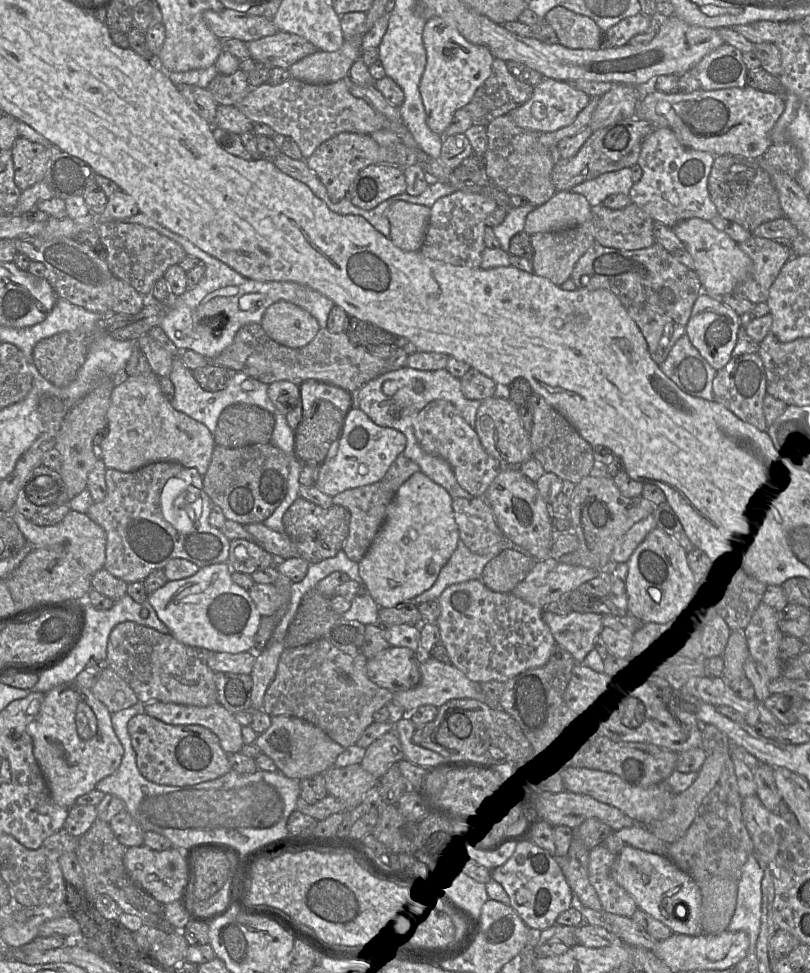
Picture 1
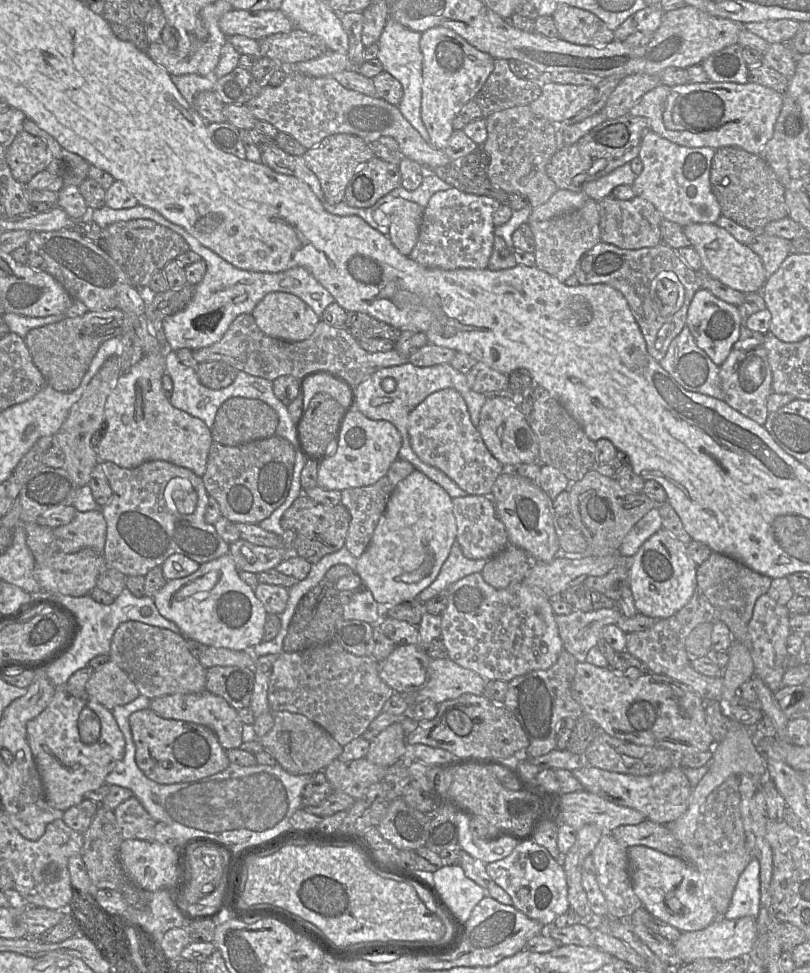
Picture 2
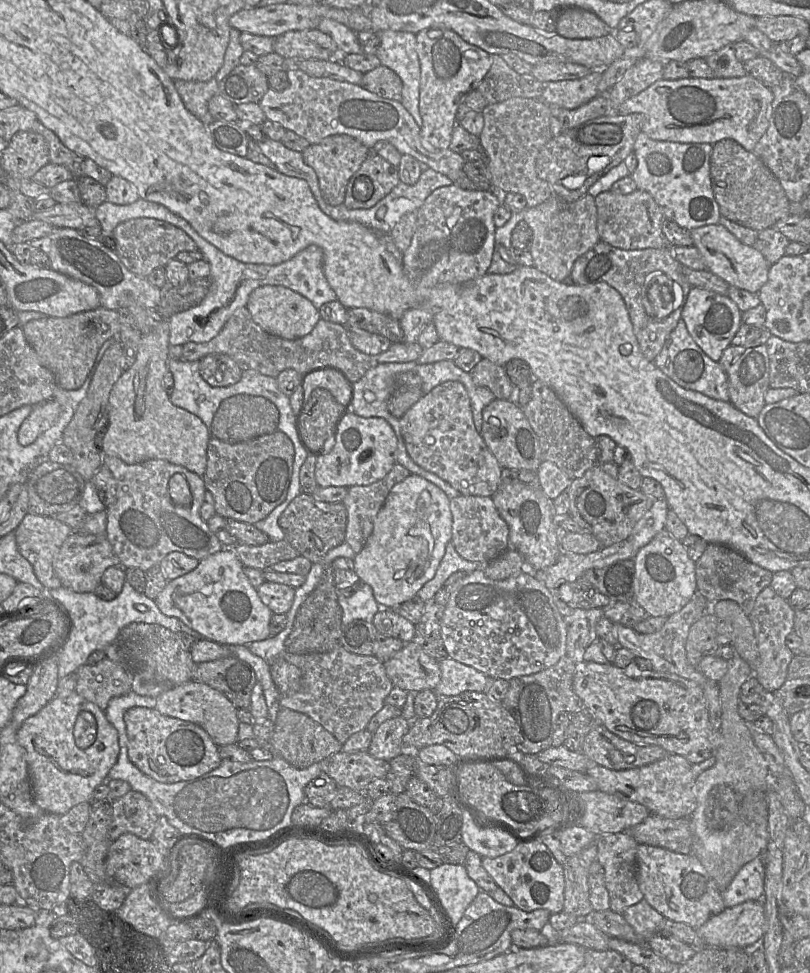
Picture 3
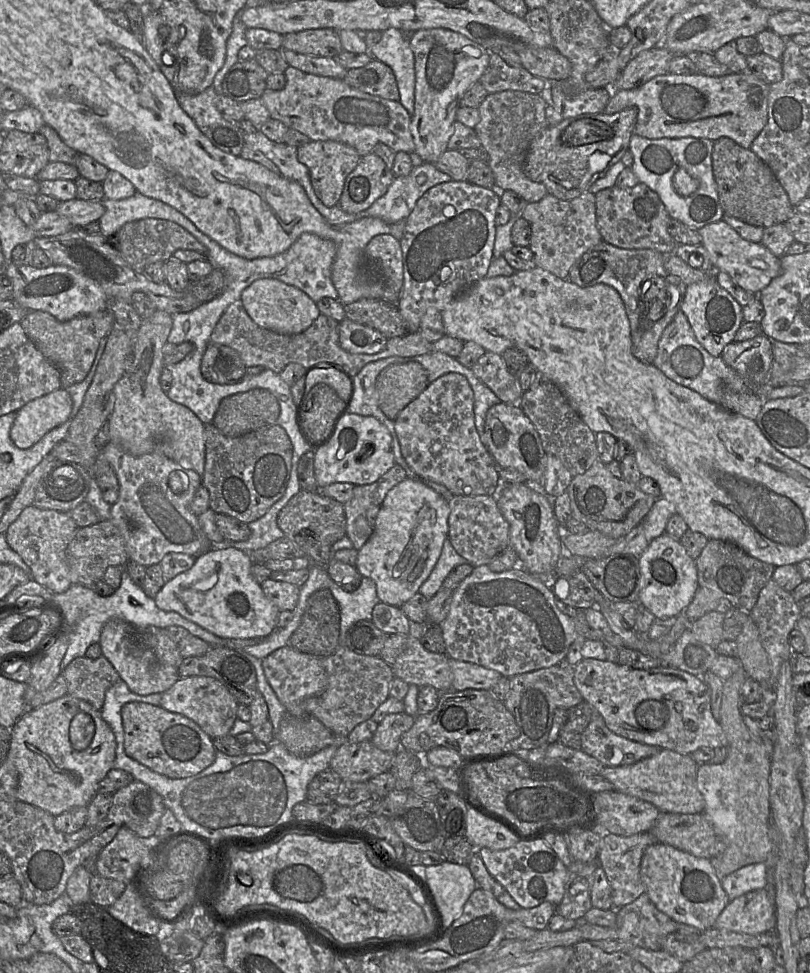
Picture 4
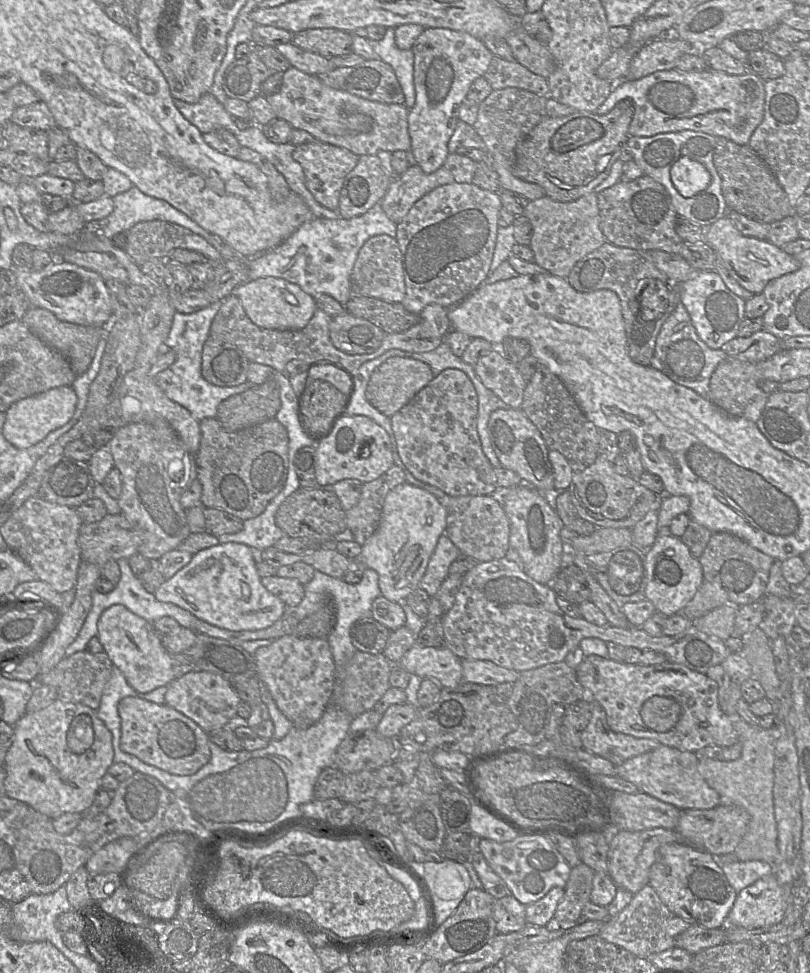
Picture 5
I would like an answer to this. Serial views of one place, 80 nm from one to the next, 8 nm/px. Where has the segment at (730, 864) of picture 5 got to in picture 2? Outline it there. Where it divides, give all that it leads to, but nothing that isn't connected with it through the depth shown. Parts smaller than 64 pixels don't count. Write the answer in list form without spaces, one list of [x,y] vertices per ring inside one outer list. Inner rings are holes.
[[[753,857],[737,881],[730,906],[725,914],[728,920],[745,916],[757,918],[760,910],[760,863]]]

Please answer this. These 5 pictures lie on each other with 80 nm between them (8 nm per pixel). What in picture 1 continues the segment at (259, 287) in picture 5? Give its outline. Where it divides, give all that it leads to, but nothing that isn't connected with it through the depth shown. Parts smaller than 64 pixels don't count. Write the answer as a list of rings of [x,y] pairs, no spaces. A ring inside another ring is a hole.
[[[283,300],[266,309],[260,325],[271,339],[290,348],[307,345],[320,329],[316,318],[309,312]]]

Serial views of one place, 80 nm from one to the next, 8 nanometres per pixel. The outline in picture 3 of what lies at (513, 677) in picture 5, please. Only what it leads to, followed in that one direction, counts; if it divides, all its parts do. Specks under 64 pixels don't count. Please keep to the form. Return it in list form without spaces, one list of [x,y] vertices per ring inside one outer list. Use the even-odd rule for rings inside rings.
[[[449,657],[439,661],[440,681],[433,690],[438,697],[455,696],[465,691],[485,692],[491,679],[475,668]]]

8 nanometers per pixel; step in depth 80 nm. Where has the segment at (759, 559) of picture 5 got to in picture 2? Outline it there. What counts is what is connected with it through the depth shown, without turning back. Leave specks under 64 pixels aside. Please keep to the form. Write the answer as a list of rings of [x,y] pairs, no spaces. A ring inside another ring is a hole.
[[[712,551],[709,558],[697,566],[697,587],[715,609],[735,610],[746,624],[752,618],[756,600],[768,592],[772,579],[759,574],[729,556]]]

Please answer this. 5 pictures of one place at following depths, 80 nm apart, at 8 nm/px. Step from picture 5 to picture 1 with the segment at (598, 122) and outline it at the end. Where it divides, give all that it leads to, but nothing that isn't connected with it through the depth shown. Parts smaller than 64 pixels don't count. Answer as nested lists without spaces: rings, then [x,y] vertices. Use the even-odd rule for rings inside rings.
[[[636,116],[615,121],[606,127],[595,130],[575,156],[560,159],[554,164],[551,180],[556,190],[571,190],[574,186],[592,180],[601,174],[631,168],[638,163],[642,144],[654,129],[652,123]]]

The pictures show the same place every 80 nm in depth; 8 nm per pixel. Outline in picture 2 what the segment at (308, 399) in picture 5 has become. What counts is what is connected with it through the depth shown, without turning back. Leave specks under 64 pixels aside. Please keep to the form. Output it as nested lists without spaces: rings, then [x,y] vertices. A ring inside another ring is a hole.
[[[327,393],[316,394],[299,424],[301,450],[311,457],[321,457],[333,440],[344,407]]]

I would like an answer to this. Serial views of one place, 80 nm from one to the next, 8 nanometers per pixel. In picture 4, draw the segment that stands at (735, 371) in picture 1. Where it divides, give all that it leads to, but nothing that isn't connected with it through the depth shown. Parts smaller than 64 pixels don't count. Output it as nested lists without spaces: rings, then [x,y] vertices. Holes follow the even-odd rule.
[[[765,334],[730,342],[721,354],[724,362],[740,376],[756,384],[768,381],[772,364],[772,340]]]

